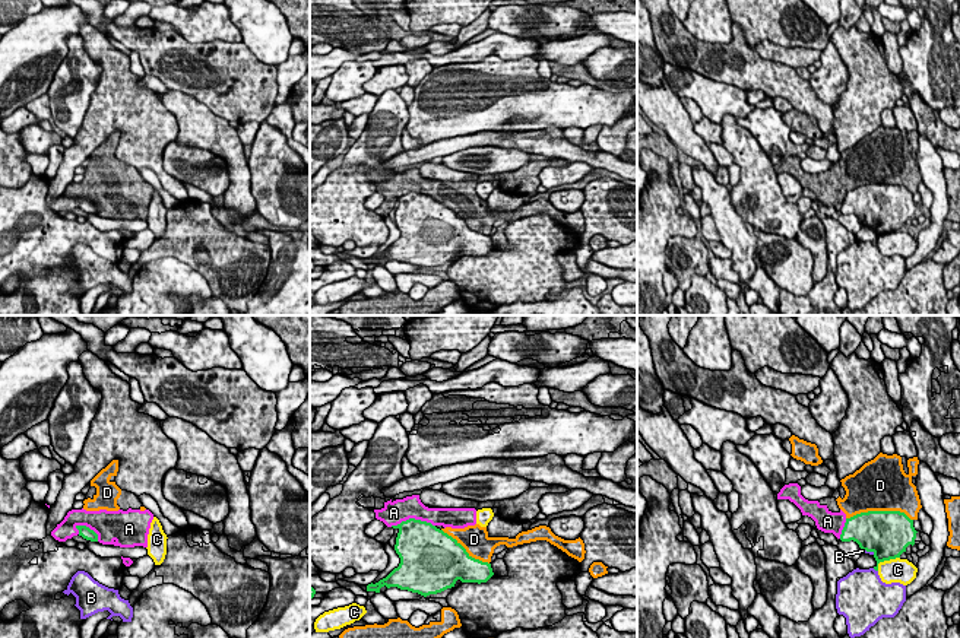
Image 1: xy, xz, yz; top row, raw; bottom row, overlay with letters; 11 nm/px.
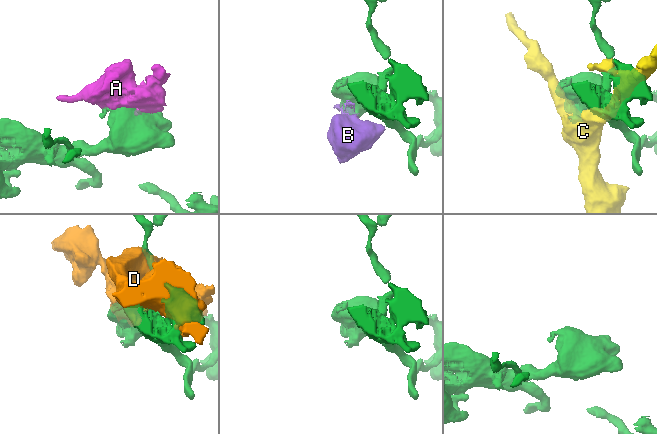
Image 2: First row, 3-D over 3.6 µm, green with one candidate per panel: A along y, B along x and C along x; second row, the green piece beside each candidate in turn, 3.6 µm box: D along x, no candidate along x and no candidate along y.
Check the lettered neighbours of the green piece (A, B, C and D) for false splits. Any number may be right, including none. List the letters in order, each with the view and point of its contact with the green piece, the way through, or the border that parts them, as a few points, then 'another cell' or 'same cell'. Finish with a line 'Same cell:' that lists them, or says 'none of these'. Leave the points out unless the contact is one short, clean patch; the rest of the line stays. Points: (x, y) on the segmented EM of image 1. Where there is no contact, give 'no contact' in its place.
A: contact xz (412, 519); another cell
B: contact yz (875, 570); same cell
C: contact yz (886, 559); another cell
D: contact yz (880, 511); another cell
Same cell: B

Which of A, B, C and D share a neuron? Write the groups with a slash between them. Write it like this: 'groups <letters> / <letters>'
groups A D / B / C

